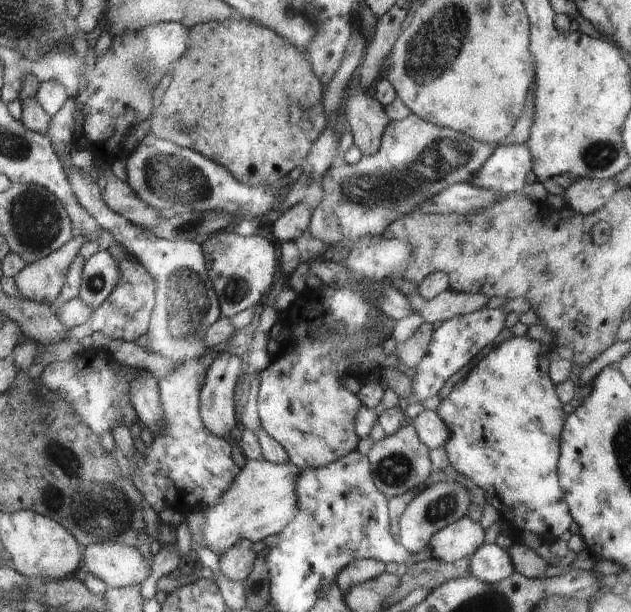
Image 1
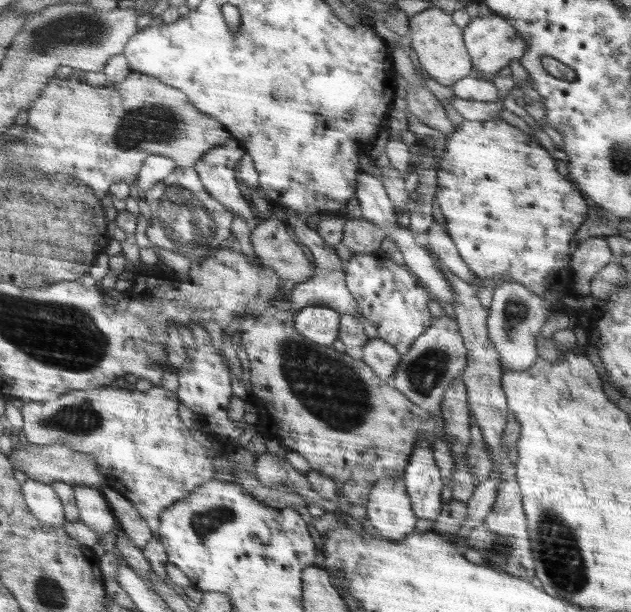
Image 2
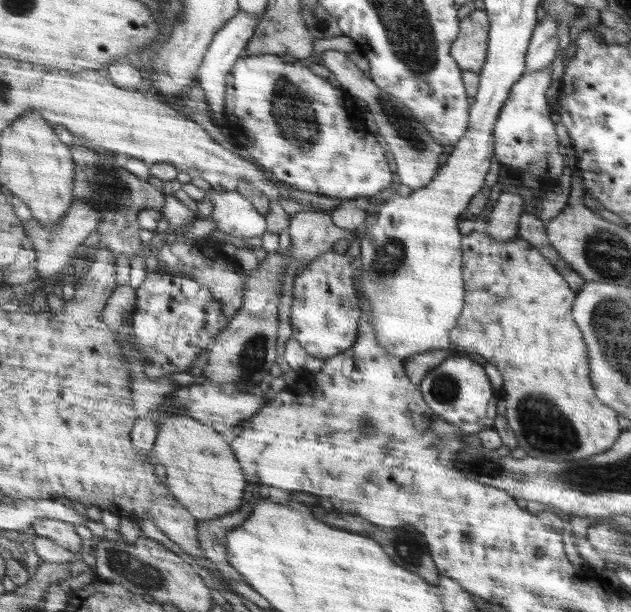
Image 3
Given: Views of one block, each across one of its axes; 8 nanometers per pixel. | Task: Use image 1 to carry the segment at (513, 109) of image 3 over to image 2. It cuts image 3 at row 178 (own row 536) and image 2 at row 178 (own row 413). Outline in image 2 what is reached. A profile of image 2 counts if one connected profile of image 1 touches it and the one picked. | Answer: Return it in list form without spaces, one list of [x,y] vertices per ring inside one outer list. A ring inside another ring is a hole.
[[[500,120],[484,121],[464,121],[456,127],[455,132],[446,136],[445,151],[442,161],[438,165],[438,188],[436,189],[436,204],[438,204],[444,220],[446,220],[447,233],[452,237],[454,244],[468,268],[483,280],[493,276],[502,276],[502,280],[508,282],[518,282],[524,284],[526,288],[548,300],[547,308],[551,309],[551,314],[562,313],[568,308],[562,301],[564,297],[578,296],[574,292],[575,285],[572,284],[572,274],[570,274],[570,240],[574,232],[578,232],[586,221],[586,202],[580,198],[580,194],[568,184],[568,177],[565,175],[561,165],[552,158],[546,149],[538,142],[532,142],[530,135],[523,130]]]

